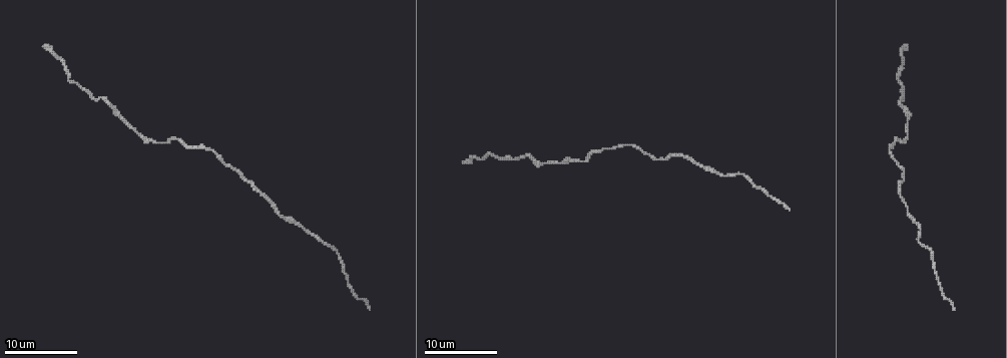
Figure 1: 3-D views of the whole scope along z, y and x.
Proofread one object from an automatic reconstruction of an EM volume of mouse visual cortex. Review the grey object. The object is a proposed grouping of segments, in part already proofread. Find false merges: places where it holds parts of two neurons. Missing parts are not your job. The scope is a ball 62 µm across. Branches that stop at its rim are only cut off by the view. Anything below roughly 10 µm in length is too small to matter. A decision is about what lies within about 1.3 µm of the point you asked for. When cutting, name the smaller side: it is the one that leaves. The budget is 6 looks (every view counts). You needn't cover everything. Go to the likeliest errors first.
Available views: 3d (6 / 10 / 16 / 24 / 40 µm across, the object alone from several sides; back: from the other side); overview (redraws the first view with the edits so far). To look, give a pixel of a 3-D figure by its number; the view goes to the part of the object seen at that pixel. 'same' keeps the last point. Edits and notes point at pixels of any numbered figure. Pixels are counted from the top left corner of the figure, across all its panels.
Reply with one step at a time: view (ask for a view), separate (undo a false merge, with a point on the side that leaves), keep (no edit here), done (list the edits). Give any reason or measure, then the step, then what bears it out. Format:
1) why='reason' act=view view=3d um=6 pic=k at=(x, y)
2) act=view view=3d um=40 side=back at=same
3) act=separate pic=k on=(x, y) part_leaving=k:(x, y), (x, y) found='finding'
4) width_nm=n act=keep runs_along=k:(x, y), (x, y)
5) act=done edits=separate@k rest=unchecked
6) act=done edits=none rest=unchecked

why='sudden change in width' act=view view=3d um=10 pic=1 at=(898, 79)

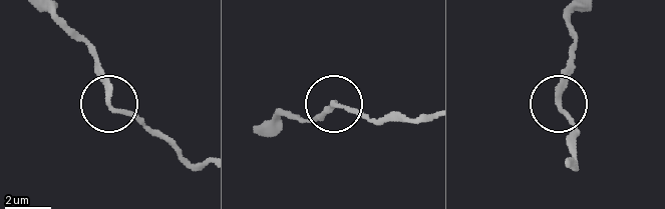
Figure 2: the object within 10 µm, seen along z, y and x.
act=keep runs_along=2:(200, 163), (188, 163), (136, 120), (113, 108), (96, 47) found='continuous, no second neuron'

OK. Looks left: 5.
act=view view=3d um=16 pic=1 at=(281, 218)

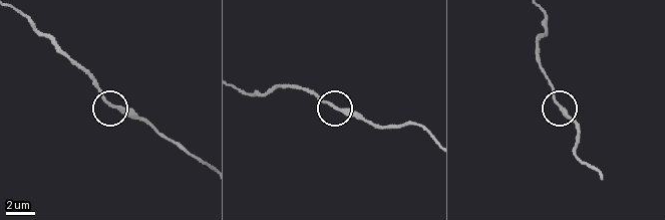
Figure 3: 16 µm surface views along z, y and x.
act=view view=3d um=16 side=back pic=3 at=(336, 107)

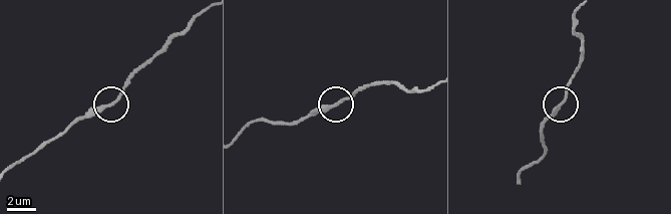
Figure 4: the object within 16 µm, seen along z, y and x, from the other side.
act=keep runs_along=4:(203, 10), (112, 102), (81, 116) found='one neuron here'

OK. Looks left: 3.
why='calibre changes' act=view view=3d um=16 pic=1 at=(144, 138)

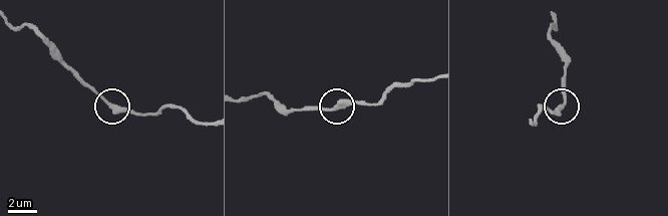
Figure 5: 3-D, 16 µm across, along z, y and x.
why='from behind' act=view view=3d um=16 side=back pic=5 at=(336, 108)

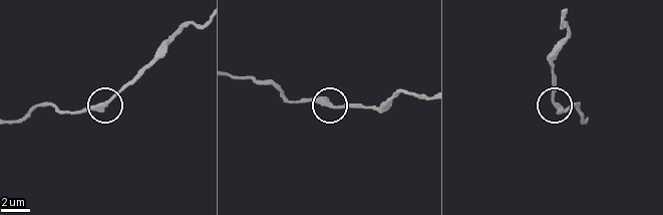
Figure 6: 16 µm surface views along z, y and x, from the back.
act=keep runs_along=6:(236, 76), (272, 85), (293, 102), (364, 106) found='continuous, no second neuron'

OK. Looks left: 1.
act=done edits=none rest=unchecked

